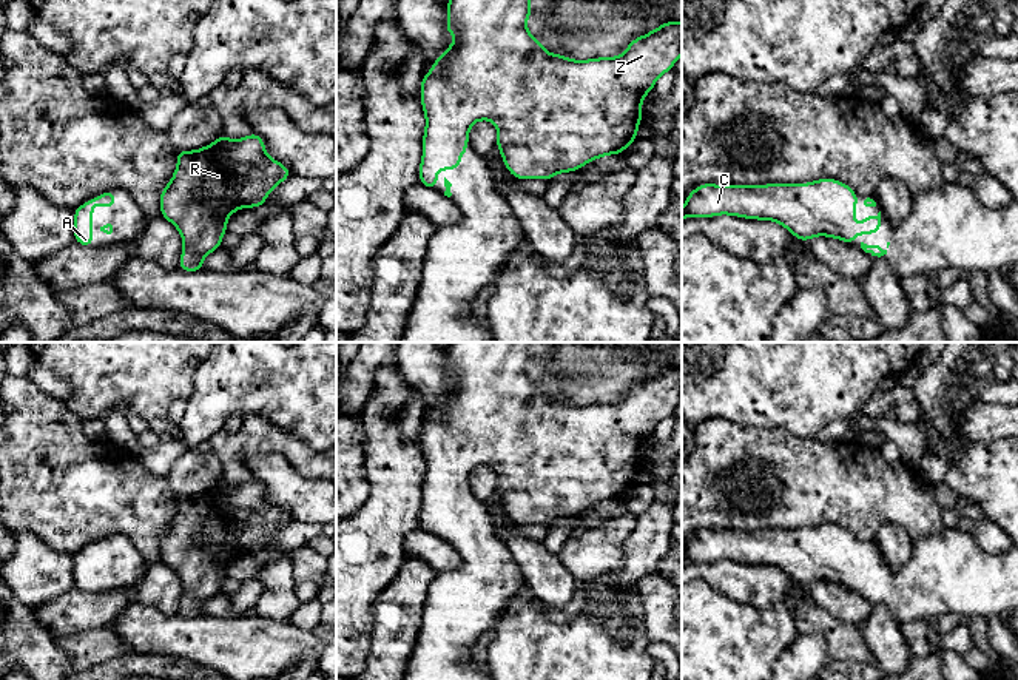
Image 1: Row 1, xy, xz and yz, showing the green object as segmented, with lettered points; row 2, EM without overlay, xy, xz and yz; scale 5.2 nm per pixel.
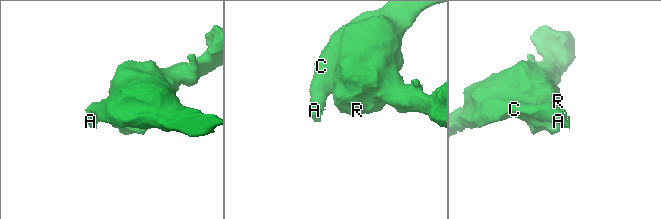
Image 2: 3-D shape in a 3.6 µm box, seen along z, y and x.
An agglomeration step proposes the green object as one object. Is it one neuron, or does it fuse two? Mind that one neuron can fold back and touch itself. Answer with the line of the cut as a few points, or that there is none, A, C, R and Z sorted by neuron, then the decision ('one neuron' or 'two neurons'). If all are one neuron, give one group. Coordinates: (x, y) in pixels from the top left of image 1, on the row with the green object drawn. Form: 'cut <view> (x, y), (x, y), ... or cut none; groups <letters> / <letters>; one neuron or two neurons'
cut none; groups A C R Z; one neuron

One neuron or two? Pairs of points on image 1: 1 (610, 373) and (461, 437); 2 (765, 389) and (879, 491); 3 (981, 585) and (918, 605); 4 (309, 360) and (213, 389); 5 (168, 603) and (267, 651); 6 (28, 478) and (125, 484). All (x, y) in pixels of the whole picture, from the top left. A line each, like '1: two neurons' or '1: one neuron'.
1: two neurons
2: two neurons
3: one neuron
4: one neuron
5: two neurons
6: one neuron

